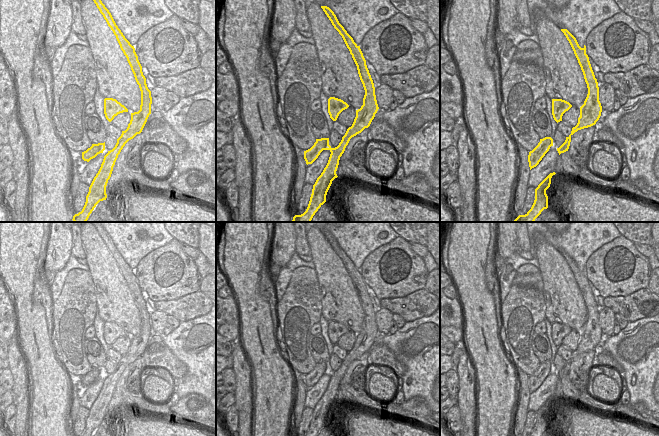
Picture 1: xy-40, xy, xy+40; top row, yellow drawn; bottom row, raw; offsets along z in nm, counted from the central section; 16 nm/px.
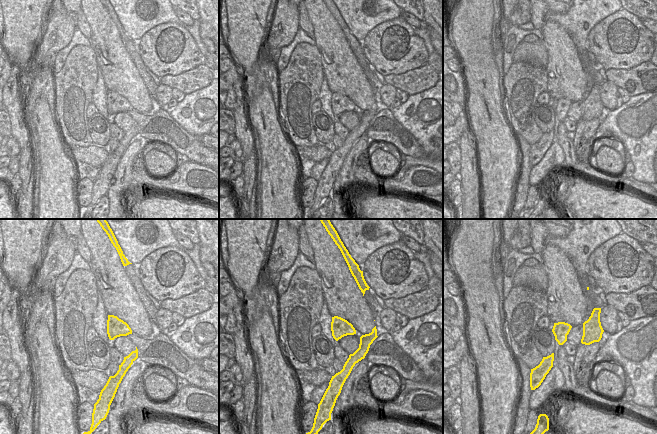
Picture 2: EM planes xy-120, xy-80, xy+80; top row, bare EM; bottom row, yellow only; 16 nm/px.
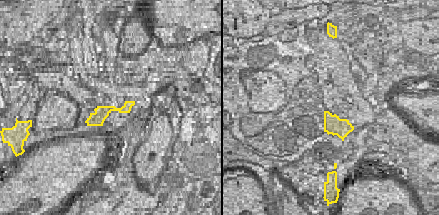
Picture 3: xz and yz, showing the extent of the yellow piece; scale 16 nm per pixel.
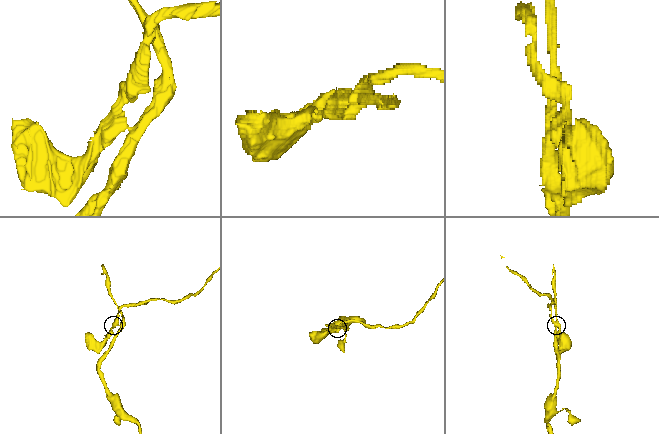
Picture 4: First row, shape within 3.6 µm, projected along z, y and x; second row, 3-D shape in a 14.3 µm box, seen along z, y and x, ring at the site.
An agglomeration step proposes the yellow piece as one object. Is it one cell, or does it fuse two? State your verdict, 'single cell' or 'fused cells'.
fused cells

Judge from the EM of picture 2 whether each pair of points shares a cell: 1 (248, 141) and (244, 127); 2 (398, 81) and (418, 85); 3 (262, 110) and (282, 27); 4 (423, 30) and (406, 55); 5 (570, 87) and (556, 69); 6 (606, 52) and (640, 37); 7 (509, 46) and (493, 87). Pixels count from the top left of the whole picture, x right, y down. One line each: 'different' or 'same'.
1: same
2: same
3: different
4: different
5: same
6: same
7: different

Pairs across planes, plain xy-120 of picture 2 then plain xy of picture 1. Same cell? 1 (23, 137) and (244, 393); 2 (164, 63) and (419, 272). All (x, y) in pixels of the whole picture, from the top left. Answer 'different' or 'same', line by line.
1: same
2: same

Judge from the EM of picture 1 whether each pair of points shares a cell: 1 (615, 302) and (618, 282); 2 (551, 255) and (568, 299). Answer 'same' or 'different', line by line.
1: different
2: same

